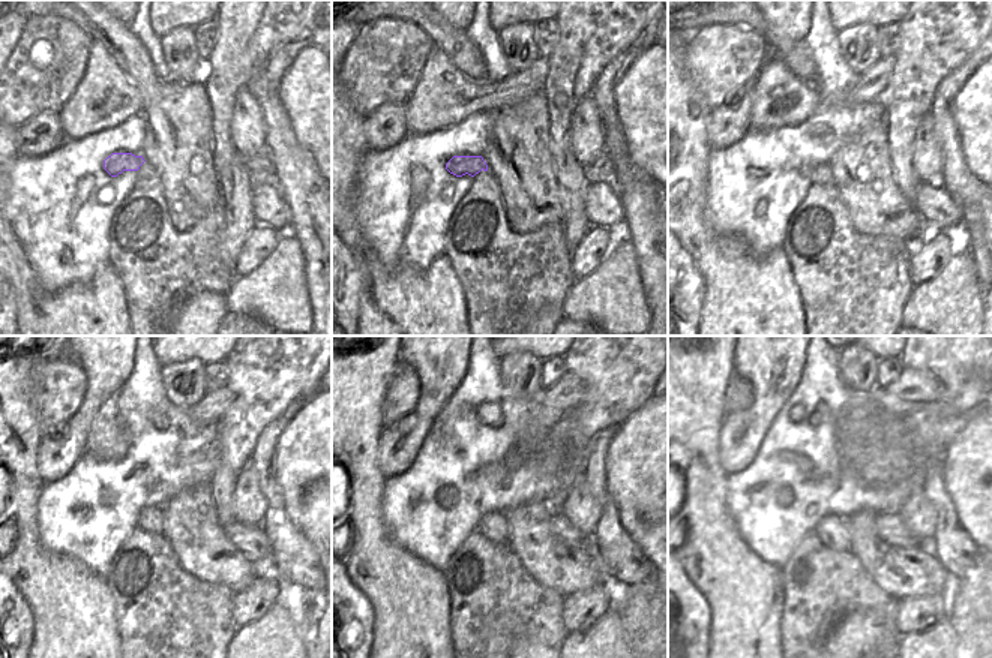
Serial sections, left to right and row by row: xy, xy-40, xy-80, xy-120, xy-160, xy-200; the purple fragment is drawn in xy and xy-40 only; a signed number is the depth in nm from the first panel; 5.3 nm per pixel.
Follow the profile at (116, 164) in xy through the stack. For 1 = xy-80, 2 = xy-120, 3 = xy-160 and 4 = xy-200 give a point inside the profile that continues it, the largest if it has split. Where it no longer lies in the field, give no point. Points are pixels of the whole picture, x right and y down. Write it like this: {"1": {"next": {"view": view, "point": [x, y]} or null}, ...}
{"1": {"next": {"view": "xy-80", "point": [820, 176]}}, "2": {"next": {"view": "xy-120", "point": [150, 519]}}, "3": {"next": {"view": "xy-160", "point": [494, 526]}}, "4": {"next": {"view": "xy-200", "point": [832, 531]}}}

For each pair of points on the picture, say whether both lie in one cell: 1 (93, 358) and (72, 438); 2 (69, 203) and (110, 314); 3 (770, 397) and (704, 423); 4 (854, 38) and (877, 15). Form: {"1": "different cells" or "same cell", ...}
{"1": "same cell", "2": "different cells", "3": "different cells", "4": "different cells"}

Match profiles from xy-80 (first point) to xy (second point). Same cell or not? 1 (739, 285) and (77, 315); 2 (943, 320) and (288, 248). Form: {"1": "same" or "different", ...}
{"1": "same", "2": "same"}

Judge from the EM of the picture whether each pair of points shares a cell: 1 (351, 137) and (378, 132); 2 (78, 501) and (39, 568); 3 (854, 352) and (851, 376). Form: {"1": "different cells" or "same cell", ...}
{"1": "different cells", "2": "different cells", "3": "same cell"}

